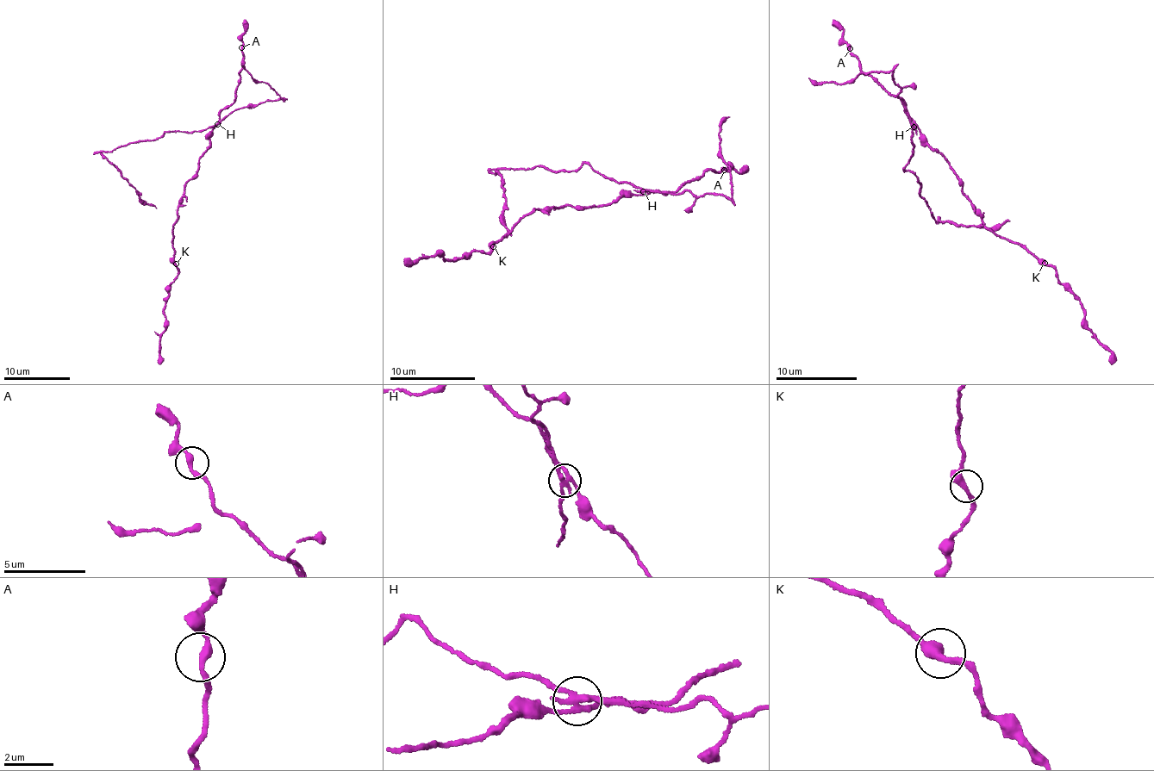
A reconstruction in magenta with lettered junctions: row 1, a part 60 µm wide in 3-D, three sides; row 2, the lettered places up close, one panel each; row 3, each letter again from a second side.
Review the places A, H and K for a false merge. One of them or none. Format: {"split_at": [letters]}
{"split_at": ["H"]}

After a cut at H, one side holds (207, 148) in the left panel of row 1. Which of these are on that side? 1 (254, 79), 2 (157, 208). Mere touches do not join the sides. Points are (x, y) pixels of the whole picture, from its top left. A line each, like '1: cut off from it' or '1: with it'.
1: cut off from it
2: cut off from it

